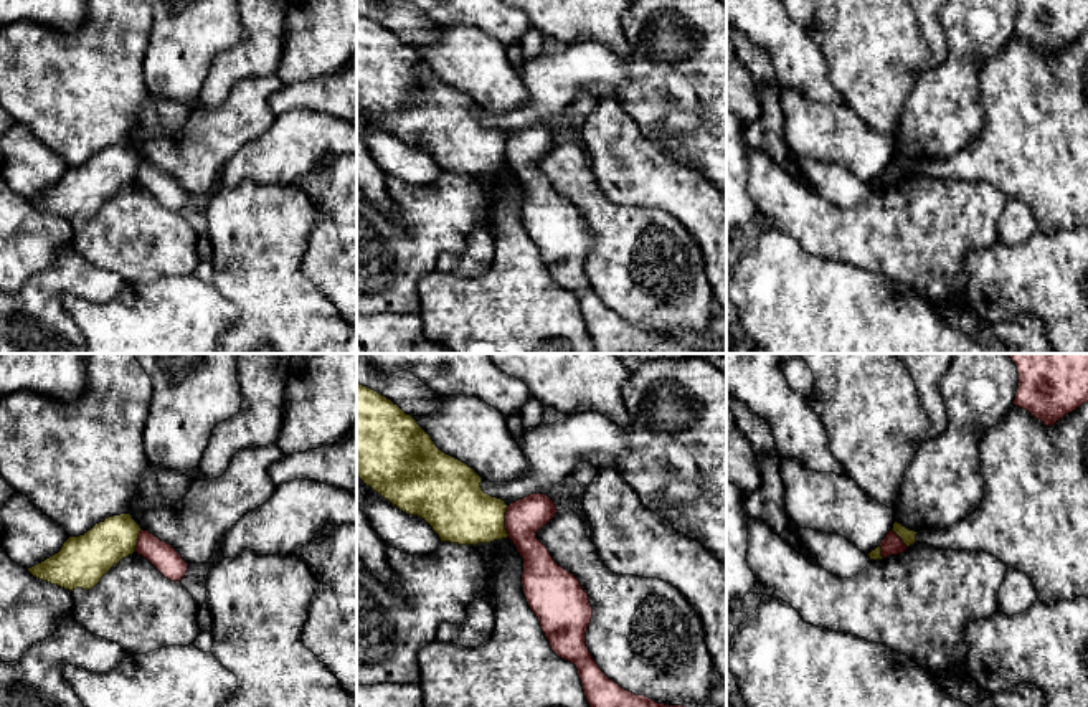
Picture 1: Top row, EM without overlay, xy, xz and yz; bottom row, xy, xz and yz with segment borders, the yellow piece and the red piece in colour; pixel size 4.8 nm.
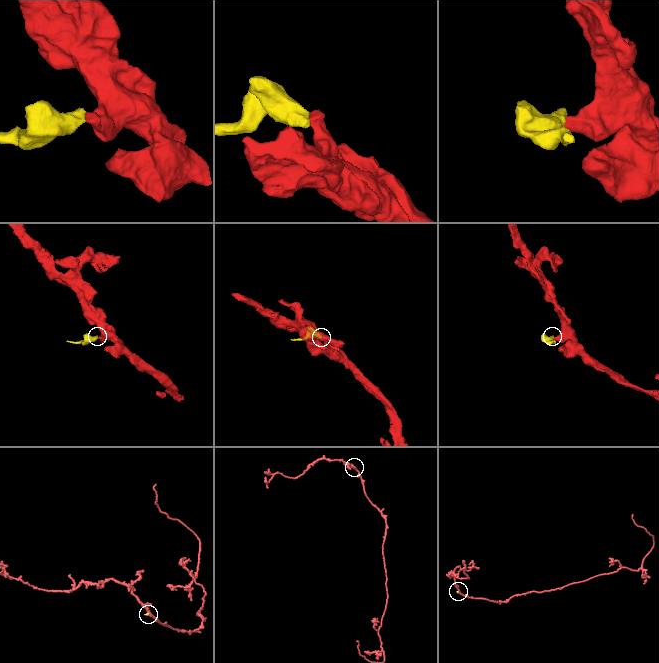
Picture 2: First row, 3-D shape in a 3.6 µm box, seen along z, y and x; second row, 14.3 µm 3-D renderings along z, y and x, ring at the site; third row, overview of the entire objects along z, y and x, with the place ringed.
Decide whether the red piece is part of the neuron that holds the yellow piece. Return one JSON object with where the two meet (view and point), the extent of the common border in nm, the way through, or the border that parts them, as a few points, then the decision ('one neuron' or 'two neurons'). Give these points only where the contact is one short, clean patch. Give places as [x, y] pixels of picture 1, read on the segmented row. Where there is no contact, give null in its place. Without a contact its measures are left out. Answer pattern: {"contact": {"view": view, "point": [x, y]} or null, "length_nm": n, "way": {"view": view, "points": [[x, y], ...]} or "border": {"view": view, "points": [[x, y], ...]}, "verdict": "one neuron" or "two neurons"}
{"contact": {"view": "xz", "point": [504, 521]}, "length_nm": 150, "border": {"view": "xz", "points": [[509, 506], [506, 512], [507, 536]]}, "verdict": "two neurons"}

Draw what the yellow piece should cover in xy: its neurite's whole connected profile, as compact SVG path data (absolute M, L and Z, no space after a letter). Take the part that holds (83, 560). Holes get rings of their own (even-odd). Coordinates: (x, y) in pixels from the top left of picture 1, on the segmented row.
M130 514L96 524L79 537L69 537L61 550L28 572L64 590L92 590L122 558L135 552L140 525Z

